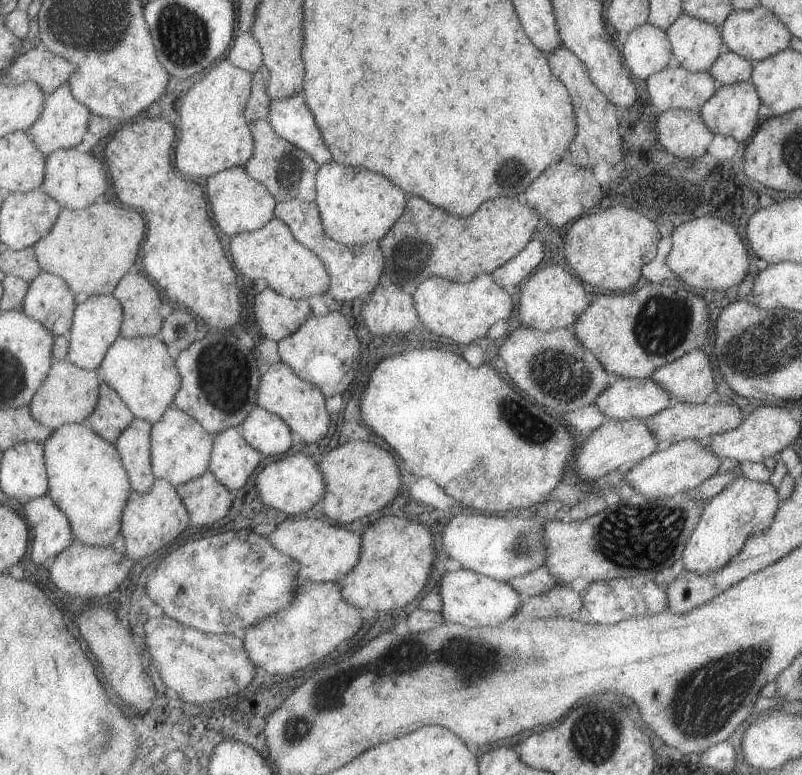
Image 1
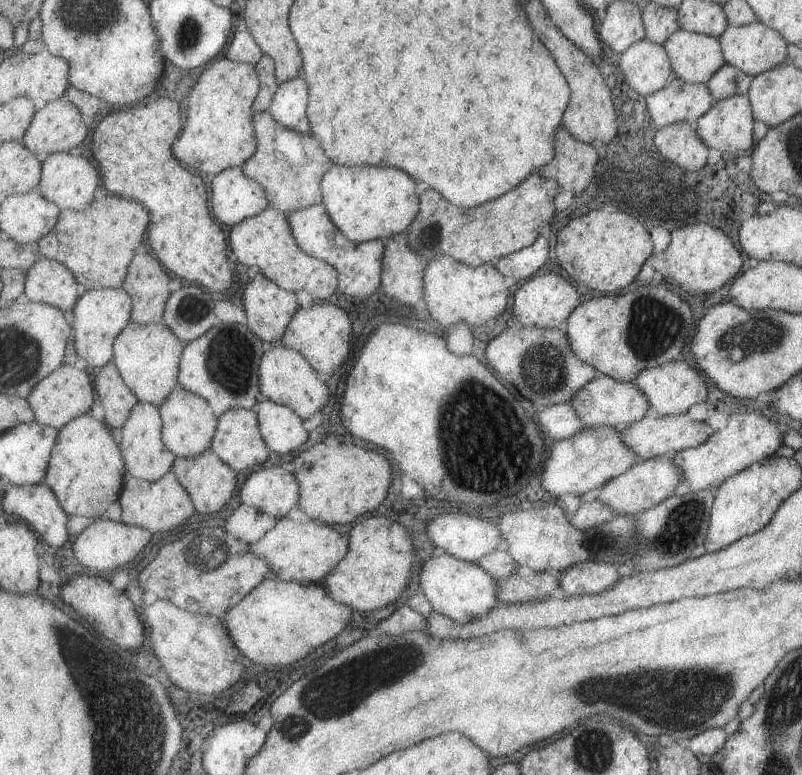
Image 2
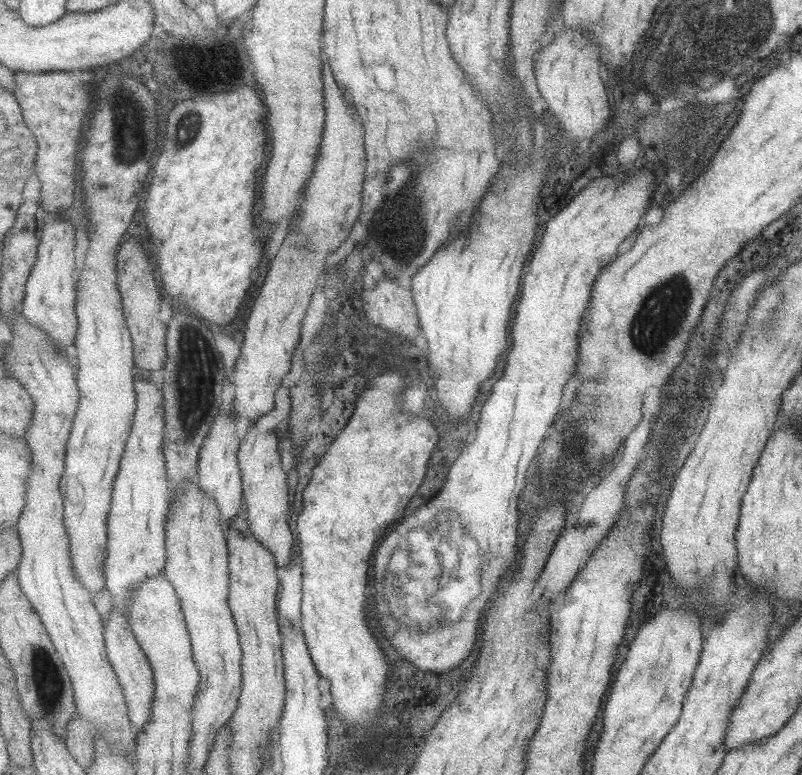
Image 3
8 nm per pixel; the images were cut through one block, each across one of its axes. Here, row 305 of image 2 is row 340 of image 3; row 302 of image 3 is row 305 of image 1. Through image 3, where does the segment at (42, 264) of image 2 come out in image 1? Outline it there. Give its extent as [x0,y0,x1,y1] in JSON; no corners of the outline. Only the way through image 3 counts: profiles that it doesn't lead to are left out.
[22,271,77,336]

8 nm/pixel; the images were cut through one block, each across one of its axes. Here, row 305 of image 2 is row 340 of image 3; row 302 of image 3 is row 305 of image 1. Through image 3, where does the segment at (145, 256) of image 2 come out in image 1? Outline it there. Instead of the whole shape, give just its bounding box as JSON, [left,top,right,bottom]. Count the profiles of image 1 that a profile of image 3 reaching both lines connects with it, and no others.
[114,274,165,338]

